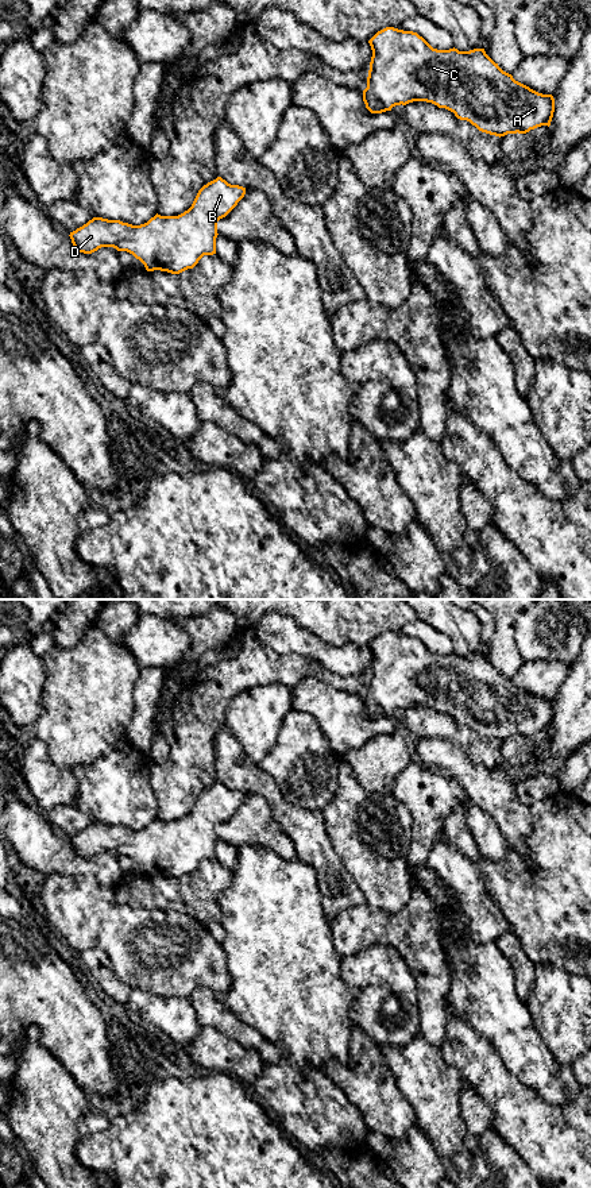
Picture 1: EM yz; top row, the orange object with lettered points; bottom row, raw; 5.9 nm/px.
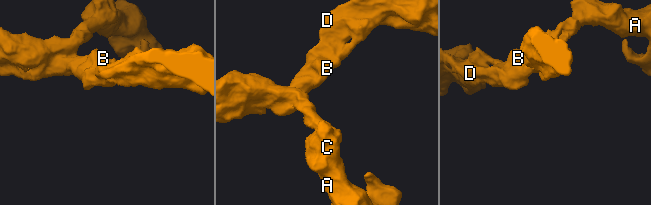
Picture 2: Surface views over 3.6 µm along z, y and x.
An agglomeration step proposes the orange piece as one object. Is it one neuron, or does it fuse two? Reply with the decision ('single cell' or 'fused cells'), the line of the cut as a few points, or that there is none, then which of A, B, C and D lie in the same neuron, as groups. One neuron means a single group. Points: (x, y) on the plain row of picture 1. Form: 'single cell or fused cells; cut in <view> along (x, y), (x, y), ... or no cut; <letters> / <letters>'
single cell; no cut; A B C D

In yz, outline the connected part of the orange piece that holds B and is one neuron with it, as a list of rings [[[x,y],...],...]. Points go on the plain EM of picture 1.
[[[217,782],[204,790],[192,811],[178,821],[157,818],[140,830],[93,822],[69,841],[80,857],[92,859],[101,852],[113,852],[132,859],[147,876],[179,879],[193,873],[204,860],[216,859],[217,826],[244,799],[246,792]]]

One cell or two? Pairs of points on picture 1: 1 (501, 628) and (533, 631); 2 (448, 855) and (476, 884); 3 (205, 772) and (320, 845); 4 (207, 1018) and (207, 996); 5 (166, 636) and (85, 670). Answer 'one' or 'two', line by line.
1: two
2: one
3: two
4: one
5: two

